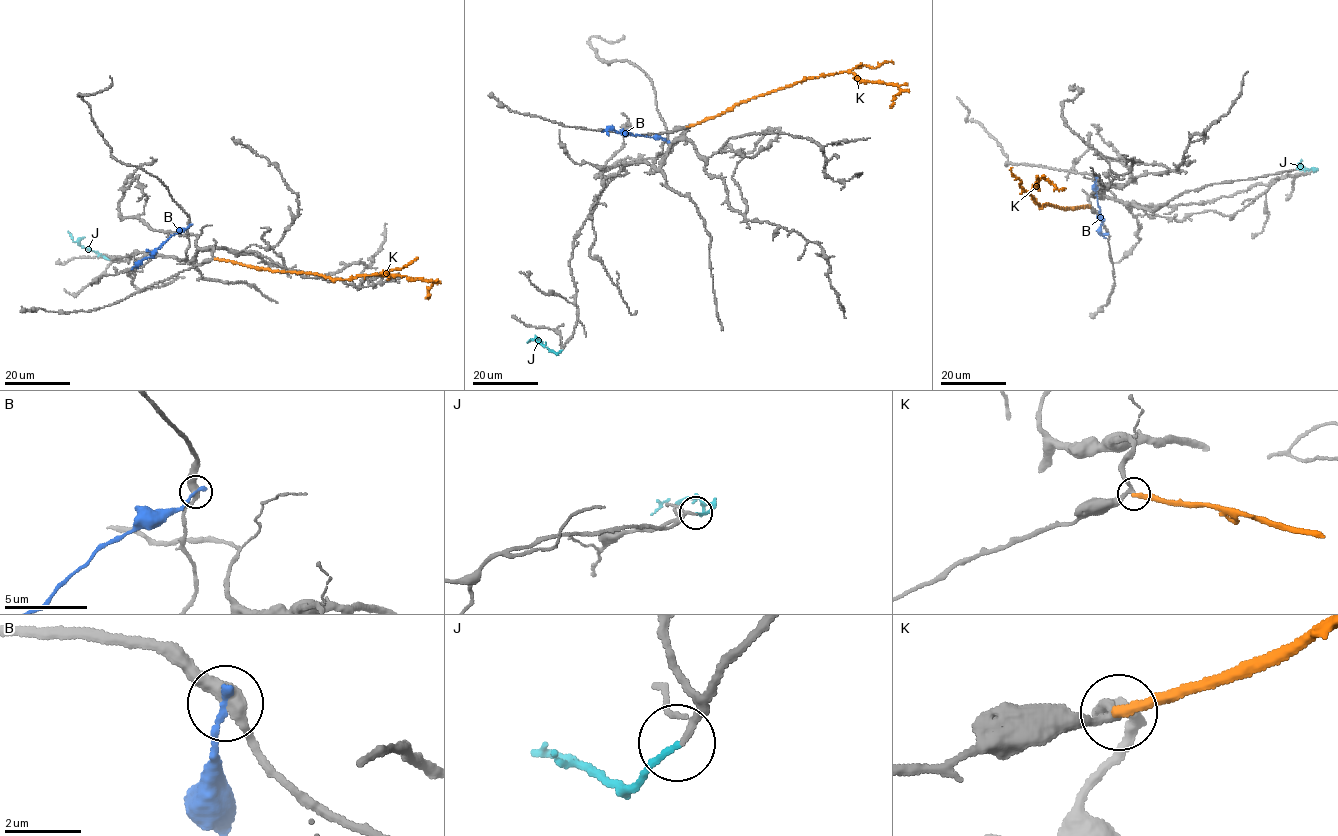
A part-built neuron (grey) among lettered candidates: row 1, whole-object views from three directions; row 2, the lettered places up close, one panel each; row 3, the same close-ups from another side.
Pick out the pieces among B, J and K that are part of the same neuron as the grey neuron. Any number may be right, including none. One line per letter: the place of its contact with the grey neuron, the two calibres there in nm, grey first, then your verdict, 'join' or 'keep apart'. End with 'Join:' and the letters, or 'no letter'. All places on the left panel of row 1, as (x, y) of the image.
B: (189, 225) | 400/220 nm | keep apart
J: (108, 258) | 140/140 nm | join
K: (214, 258) | 200/280 nm | keep apart
Join: J

